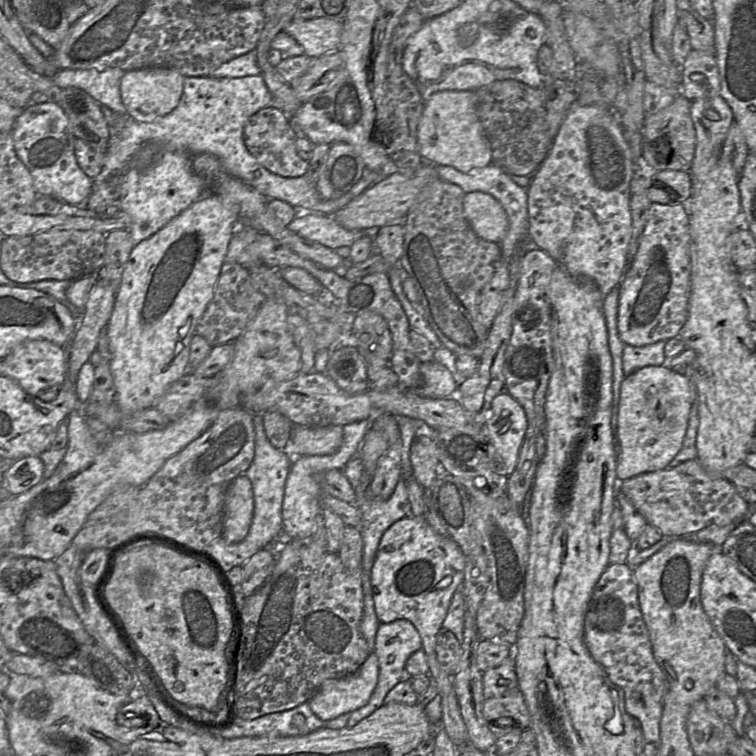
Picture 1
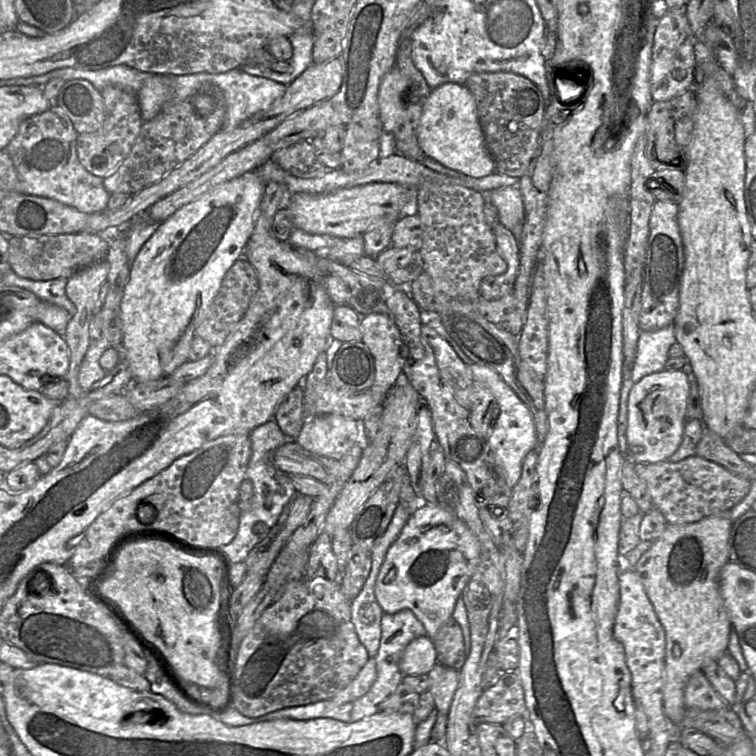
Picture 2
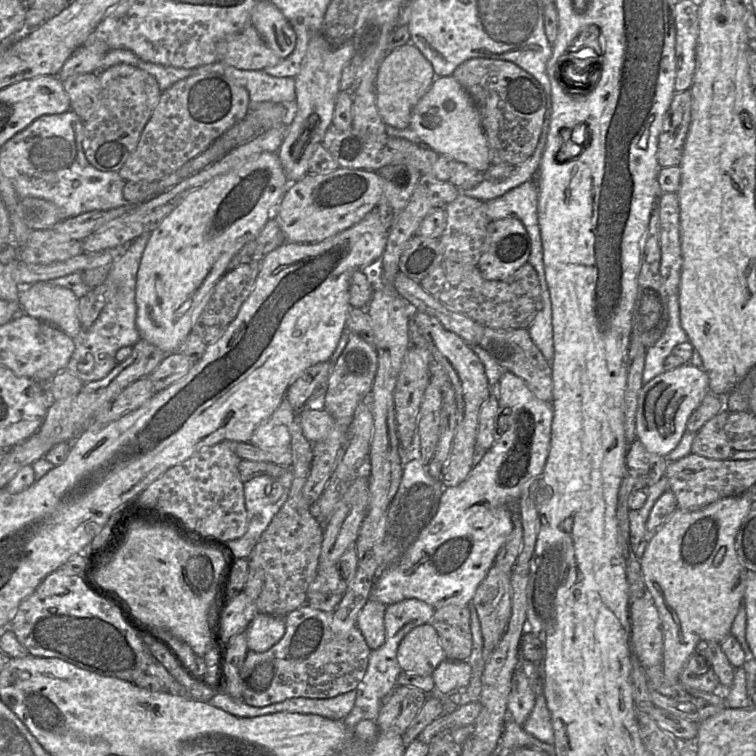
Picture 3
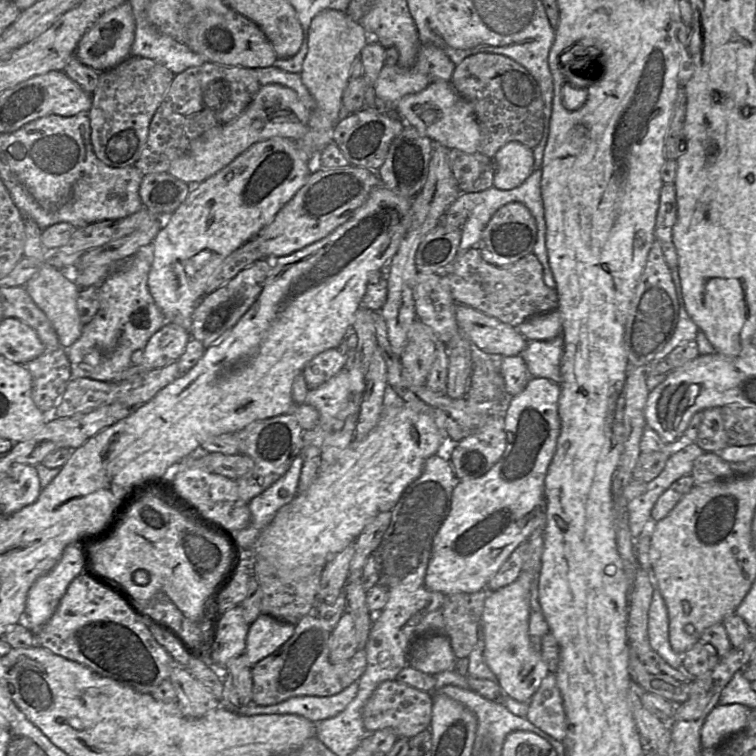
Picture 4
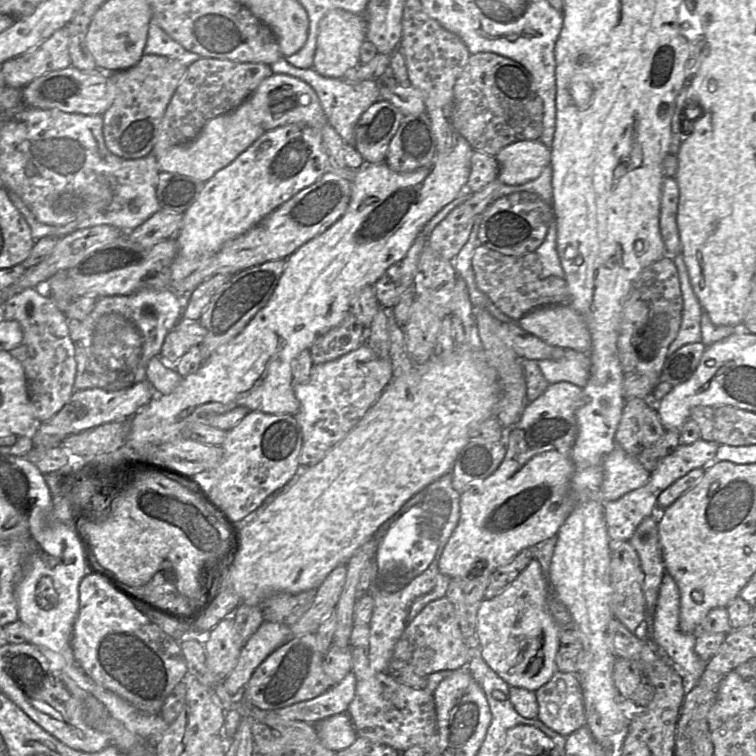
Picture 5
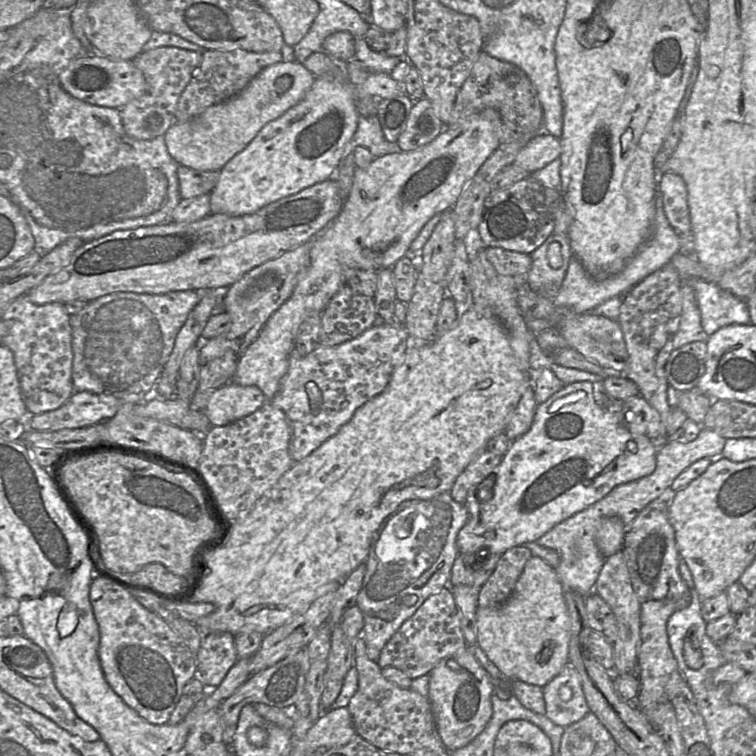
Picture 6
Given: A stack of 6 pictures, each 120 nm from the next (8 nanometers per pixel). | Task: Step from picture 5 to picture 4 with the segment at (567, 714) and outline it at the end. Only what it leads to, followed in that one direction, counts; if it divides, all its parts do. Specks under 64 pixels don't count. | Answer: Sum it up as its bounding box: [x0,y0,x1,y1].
[526,673,567,740]

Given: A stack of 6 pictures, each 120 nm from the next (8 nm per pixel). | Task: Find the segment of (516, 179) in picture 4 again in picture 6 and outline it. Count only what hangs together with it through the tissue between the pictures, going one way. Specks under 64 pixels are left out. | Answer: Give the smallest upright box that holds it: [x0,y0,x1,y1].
[513,133,560,173]

